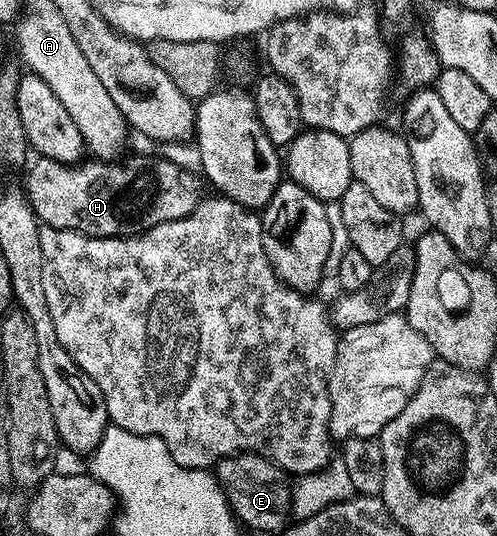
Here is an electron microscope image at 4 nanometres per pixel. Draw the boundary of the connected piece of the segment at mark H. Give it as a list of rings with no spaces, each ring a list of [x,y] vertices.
[[[162,156],[131,158],[128,162],[123,162],[124,160],[90,160],[91,162],[80,160],[72,164],[41,157],[36,157],[34,161],[35,163],[31,162],[26,167],[28,170],[25,193],[27,203],[39,217],[40,223],[62,230],[81,232],[94,238],[118,238],[148,230],[157,224],[165,224],[169,220],[188,218],[199,207],[201,201],[200,179],[192,171],[183,170],[178,164]]]

